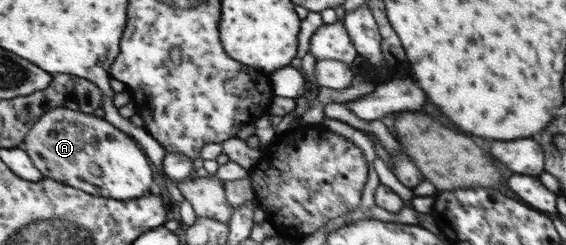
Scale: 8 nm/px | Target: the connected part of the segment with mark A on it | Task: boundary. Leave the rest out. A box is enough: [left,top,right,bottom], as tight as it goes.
[24,107,158,200]

